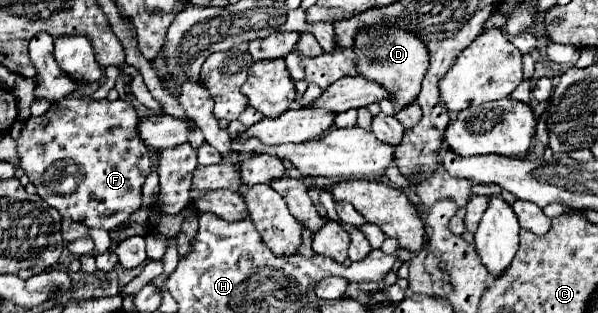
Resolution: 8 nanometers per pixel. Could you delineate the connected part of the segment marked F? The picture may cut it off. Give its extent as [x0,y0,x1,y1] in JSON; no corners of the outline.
[16,99,150,229]

